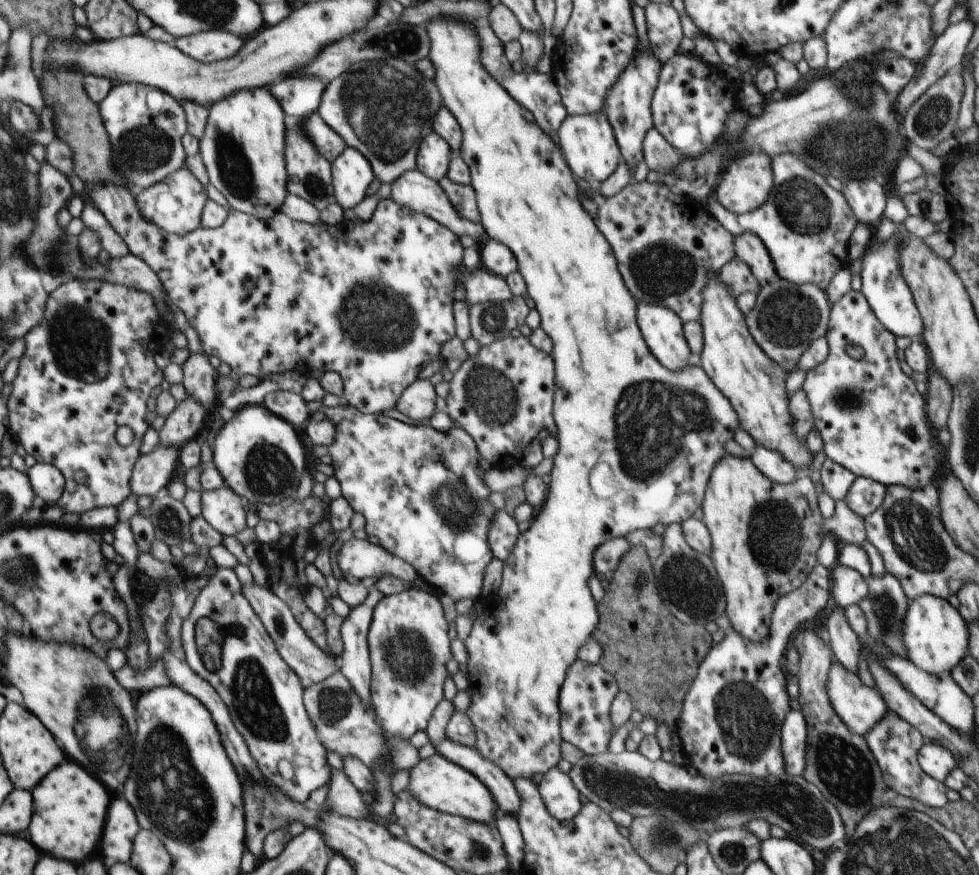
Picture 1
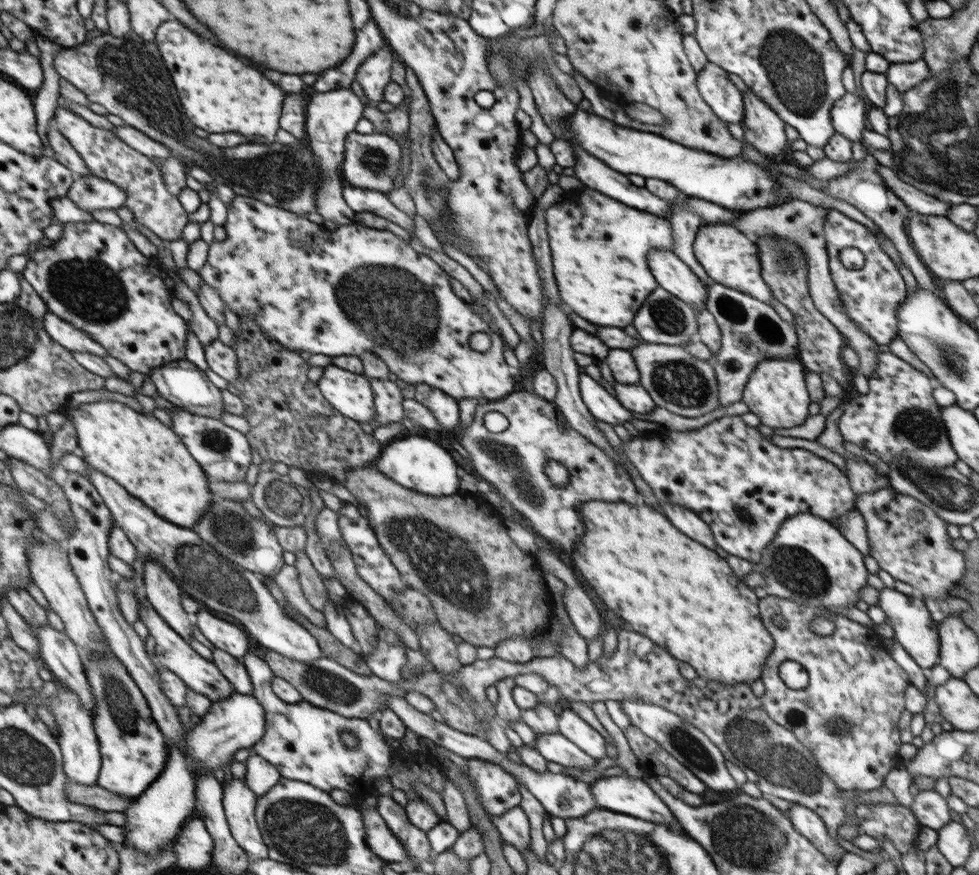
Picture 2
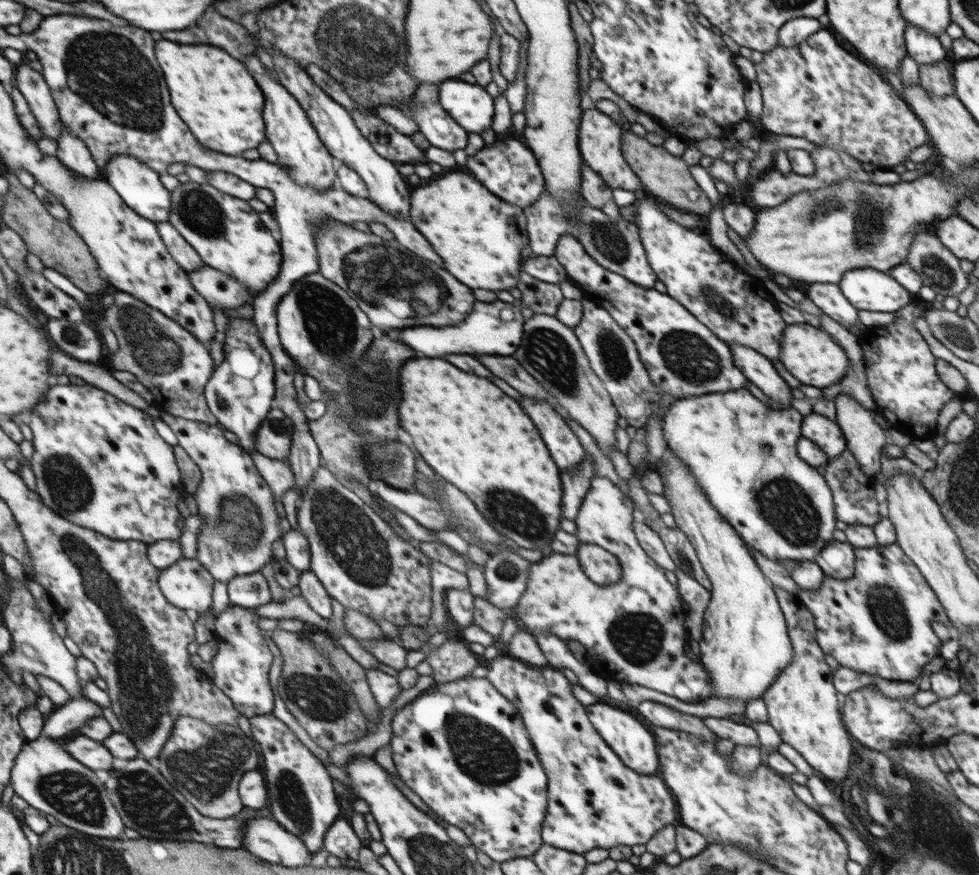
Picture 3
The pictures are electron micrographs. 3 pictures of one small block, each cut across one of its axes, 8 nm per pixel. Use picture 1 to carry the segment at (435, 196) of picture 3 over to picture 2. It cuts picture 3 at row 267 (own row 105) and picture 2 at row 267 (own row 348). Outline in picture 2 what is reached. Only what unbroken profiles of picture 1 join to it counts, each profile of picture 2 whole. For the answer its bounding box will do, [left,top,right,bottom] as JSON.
[546,188,675,328]

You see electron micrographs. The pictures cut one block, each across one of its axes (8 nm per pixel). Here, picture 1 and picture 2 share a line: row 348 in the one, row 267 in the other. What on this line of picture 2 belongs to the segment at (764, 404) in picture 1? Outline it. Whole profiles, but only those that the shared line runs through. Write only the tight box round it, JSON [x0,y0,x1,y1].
[693,224,773,304]

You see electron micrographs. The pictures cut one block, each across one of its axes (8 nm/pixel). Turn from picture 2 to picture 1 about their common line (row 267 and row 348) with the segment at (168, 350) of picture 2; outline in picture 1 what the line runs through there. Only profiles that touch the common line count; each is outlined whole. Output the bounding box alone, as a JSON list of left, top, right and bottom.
[8,279,168,515]

